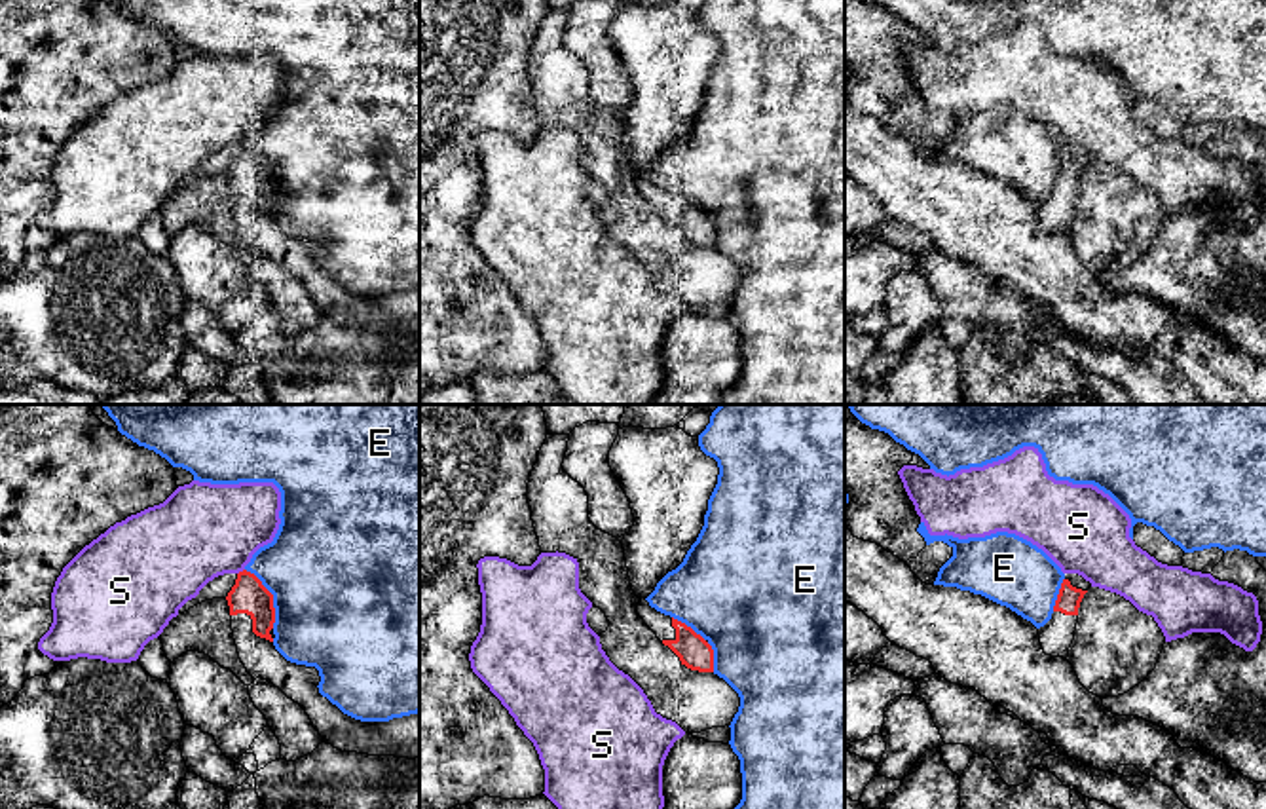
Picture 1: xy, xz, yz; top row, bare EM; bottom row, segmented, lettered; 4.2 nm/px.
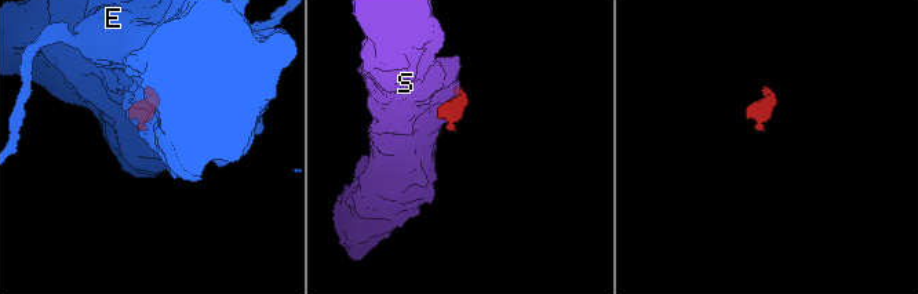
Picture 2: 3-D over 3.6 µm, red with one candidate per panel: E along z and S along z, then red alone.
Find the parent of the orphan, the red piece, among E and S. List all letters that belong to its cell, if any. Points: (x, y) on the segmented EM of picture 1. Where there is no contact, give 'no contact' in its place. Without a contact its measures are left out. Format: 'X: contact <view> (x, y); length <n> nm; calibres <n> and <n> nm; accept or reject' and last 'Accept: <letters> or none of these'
E: contact xz (705, 640); length 300 nm; calibres 140 and 480 nm; reject
S: contact xy (240, 572); length 40 nm; calibres 150 and 400 nm; reject
Accept: none of these

